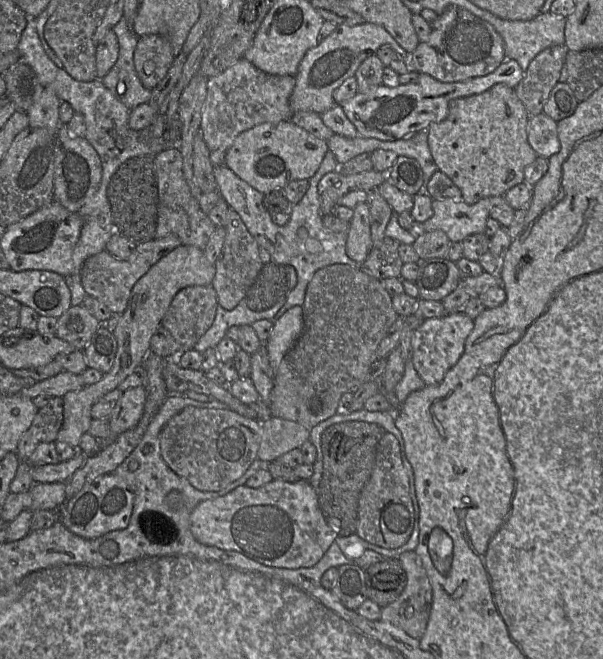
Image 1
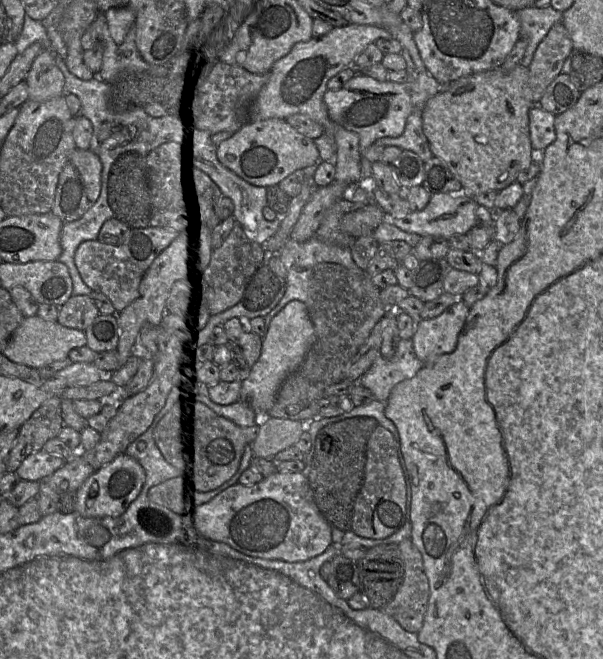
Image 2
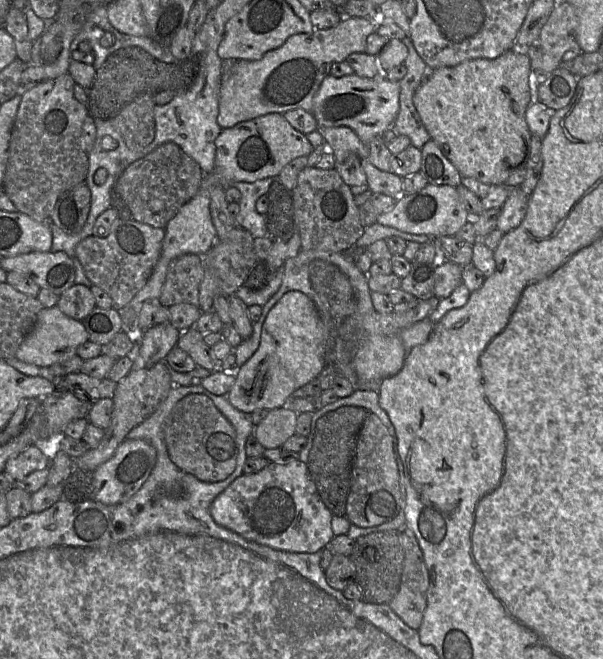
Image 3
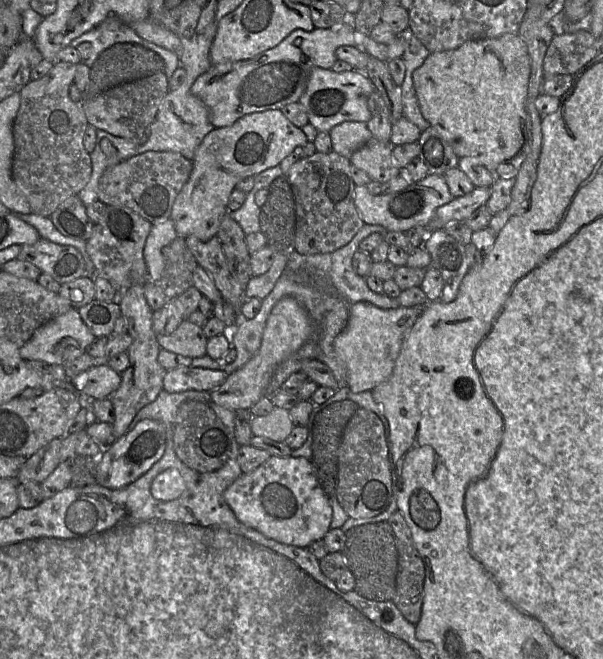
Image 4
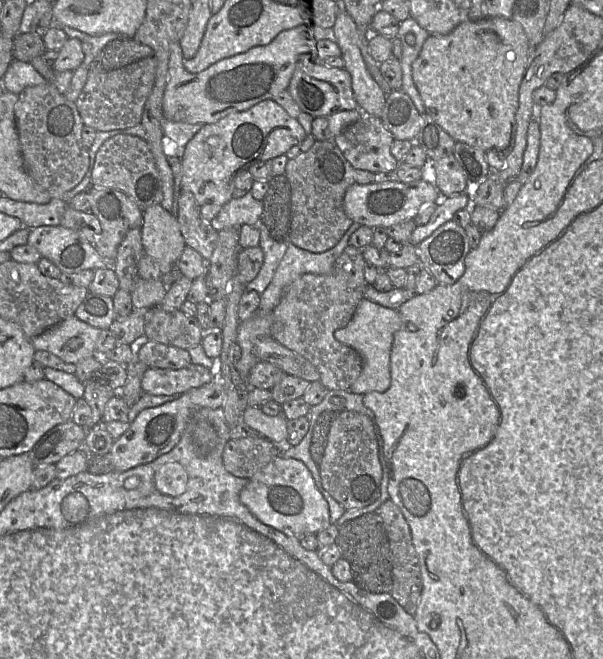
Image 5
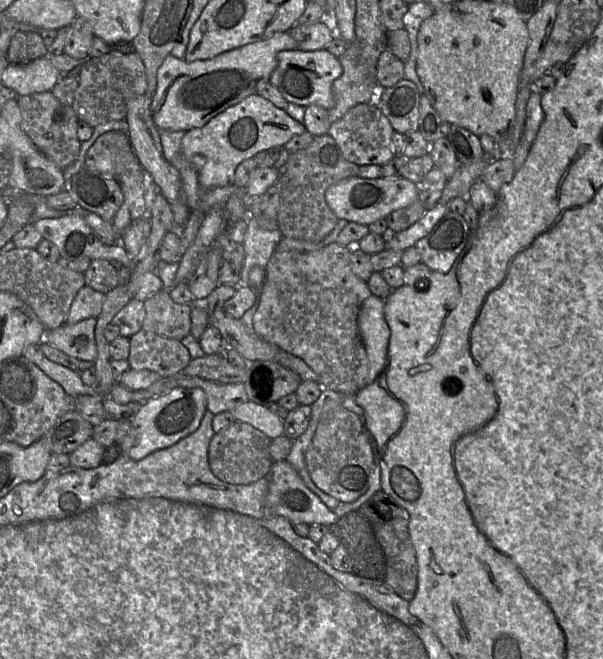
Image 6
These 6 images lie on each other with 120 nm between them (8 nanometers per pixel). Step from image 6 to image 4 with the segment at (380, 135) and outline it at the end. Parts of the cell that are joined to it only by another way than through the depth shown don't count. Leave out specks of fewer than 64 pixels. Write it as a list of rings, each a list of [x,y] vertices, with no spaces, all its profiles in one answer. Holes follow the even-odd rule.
[[[372,138],[351,155],[350,162],[366,172],[371,181],[387,183],[401,171],[393,162],[392,148],[390,142],[381,142]]]

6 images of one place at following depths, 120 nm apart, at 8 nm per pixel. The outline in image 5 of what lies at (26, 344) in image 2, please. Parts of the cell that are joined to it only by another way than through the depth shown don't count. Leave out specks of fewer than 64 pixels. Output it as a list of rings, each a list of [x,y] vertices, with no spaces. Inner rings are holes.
[[[73,315],[31,340],[36,351],[48,351],[65,363],[76,364],[96,355],[100,331]]]

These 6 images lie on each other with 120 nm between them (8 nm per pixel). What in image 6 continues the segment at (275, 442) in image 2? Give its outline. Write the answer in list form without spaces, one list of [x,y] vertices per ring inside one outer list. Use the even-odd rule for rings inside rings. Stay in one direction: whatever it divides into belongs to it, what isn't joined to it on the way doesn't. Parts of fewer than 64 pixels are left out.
[[[249,400],[235,407],[231,413],[236,420],[252,425],[271,439],[284,435],[284,420],[266,405]]]

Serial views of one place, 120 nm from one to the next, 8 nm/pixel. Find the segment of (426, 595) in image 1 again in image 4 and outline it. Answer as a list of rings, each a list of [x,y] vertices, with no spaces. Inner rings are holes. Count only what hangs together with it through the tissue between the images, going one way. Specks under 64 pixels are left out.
[[[396,510],[388,519],[396,536],[398,575],[393,602],[406,620],[416,625],[424,599],[425,564],[414,544],[403,514]]]

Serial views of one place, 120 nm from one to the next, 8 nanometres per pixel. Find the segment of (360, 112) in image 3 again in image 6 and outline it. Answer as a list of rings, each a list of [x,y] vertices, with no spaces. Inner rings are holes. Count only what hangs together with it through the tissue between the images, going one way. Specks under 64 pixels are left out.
[[[326,49],[285,50],[278,53],[277,60],[277,67],[268,81],[281,92],[289,103],[303,107],[316,105],[326,110],[330,110],[334,106],[332,84],[342,74],[342,66],[337,57]]]

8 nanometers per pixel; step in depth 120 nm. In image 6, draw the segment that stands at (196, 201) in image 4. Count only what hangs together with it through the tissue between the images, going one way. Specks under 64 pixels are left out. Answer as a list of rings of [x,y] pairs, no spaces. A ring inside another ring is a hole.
[[[252,94],[216,115],[204,126],[185,131],[181,152],[196,169],[202,189],[208,190],[233,185],[235,171],[241,162],[263,150],[283,148],[291,138],[305,131],[303,123],[291,118],[285,110],[262,96]]]

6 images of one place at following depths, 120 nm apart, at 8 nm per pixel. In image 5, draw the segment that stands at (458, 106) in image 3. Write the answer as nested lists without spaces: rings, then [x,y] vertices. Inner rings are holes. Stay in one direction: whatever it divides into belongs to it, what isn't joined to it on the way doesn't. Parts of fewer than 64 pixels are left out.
[[[491,17],[459,24],[445,35],[429,35],[412,64],[412,76],[426,112],[456,142],[488,150],[507,151],[513,144],[519,88],[532,59],[528,37],[513,18]]]

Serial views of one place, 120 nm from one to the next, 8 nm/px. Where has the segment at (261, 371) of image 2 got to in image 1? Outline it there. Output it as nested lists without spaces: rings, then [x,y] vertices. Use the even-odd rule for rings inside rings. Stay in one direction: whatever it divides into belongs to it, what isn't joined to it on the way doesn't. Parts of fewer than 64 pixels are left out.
[[[293,306],[273,324],[265,345],[269,363],[274,373],[284,356],[300,337],[303,325],[302,306]]]

